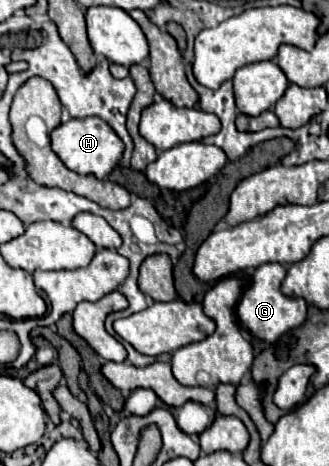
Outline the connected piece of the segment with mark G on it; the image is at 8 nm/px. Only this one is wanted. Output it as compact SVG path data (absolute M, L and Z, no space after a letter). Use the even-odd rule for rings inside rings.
M263 264L259 266L247 288L243 290L243 296L237 304L237 316L241 320L241 324L255 336L255 338L263 338L265 342L273 344L279 340L279 336L283 336L285 332L301 326L305 322L307 316L307 304L301 298L287 298L281 294L281 282L285 278L285 268L281 264Z

